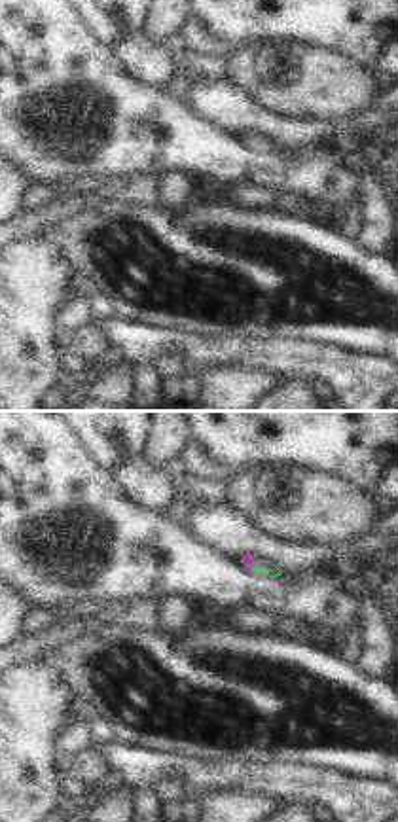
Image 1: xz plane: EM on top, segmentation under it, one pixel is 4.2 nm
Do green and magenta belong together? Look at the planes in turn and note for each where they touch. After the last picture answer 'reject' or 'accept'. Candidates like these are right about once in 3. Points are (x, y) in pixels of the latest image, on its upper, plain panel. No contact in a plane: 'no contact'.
meets green at (256, 141)

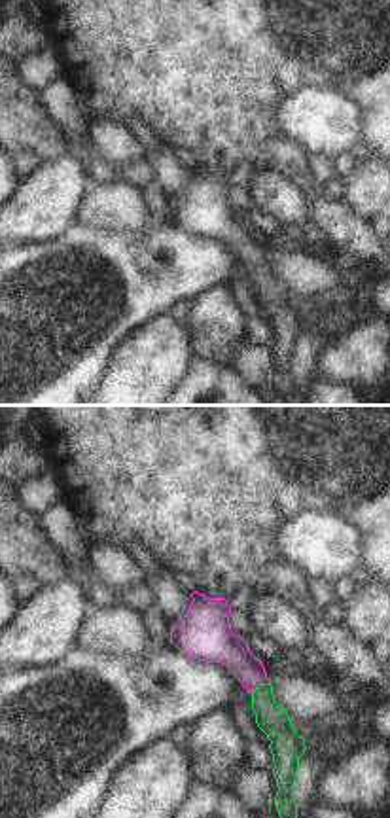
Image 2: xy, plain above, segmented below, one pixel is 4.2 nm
meets green at (258, 264)

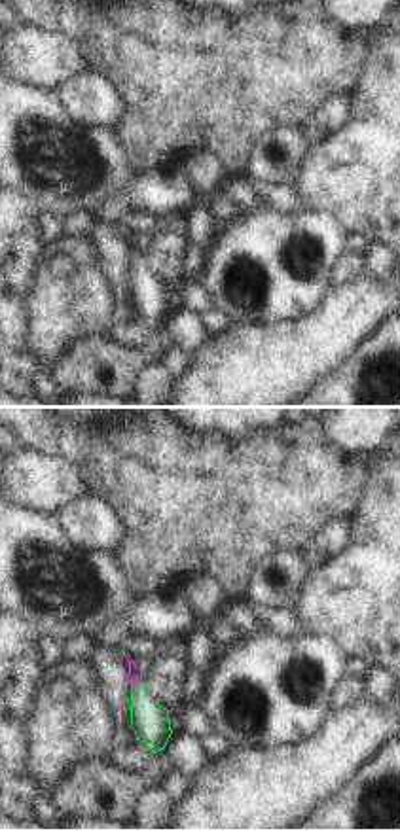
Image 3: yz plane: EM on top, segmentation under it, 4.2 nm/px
meets green at (139, 260)

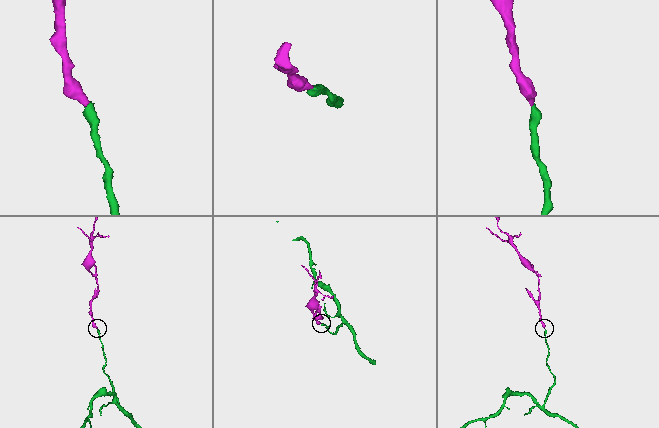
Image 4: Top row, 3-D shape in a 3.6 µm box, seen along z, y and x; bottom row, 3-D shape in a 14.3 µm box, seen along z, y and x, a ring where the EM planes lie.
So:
accept

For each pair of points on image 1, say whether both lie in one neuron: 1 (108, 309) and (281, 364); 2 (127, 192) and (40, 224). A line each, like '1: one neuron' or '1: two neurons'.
1: two neurons
2: one neuron

